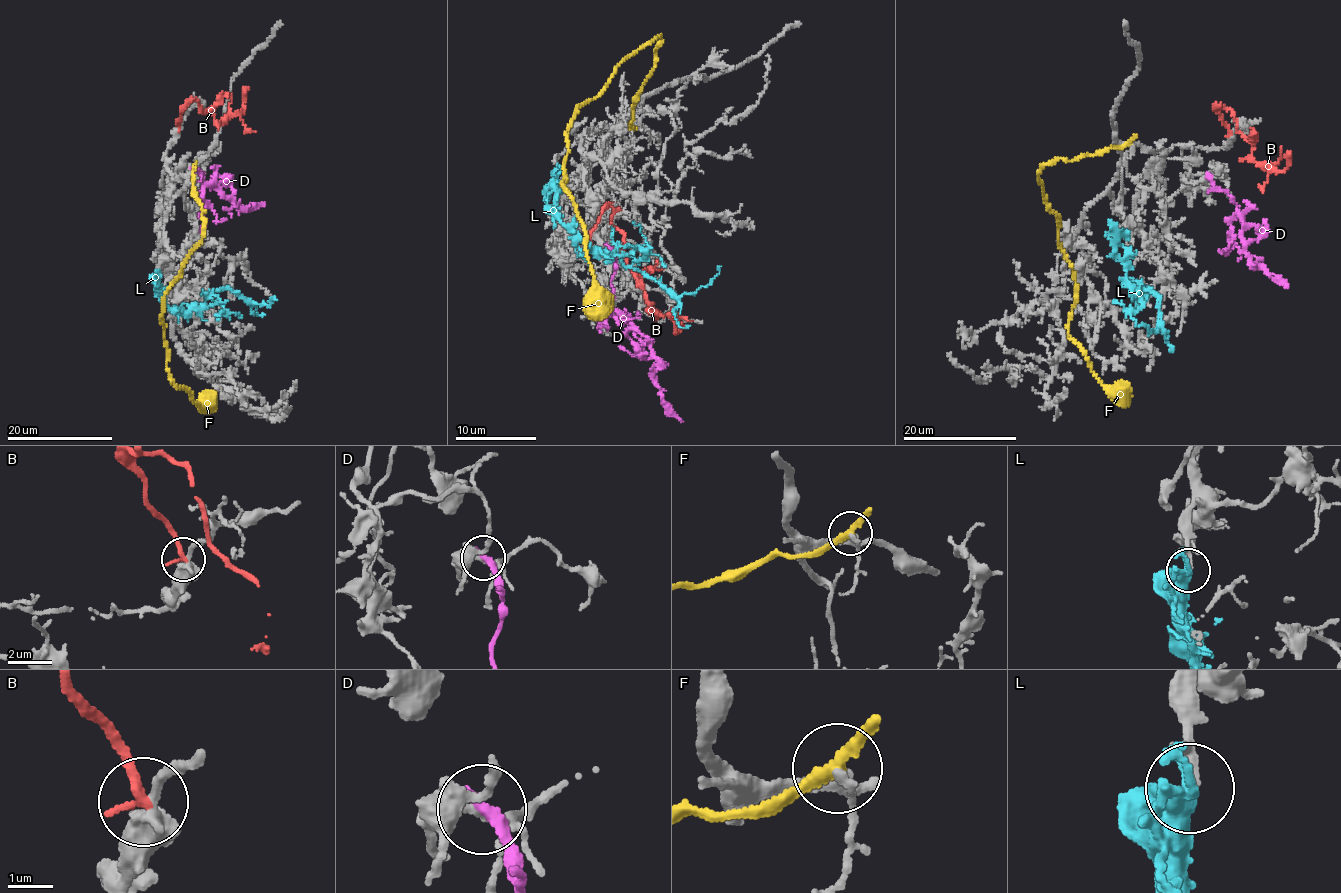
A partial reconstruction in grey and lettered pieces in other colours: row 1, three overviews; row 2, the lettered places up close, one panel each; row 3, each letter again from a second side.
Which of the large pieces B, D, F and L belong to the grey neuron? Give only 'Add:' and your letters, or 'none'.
Add: L

